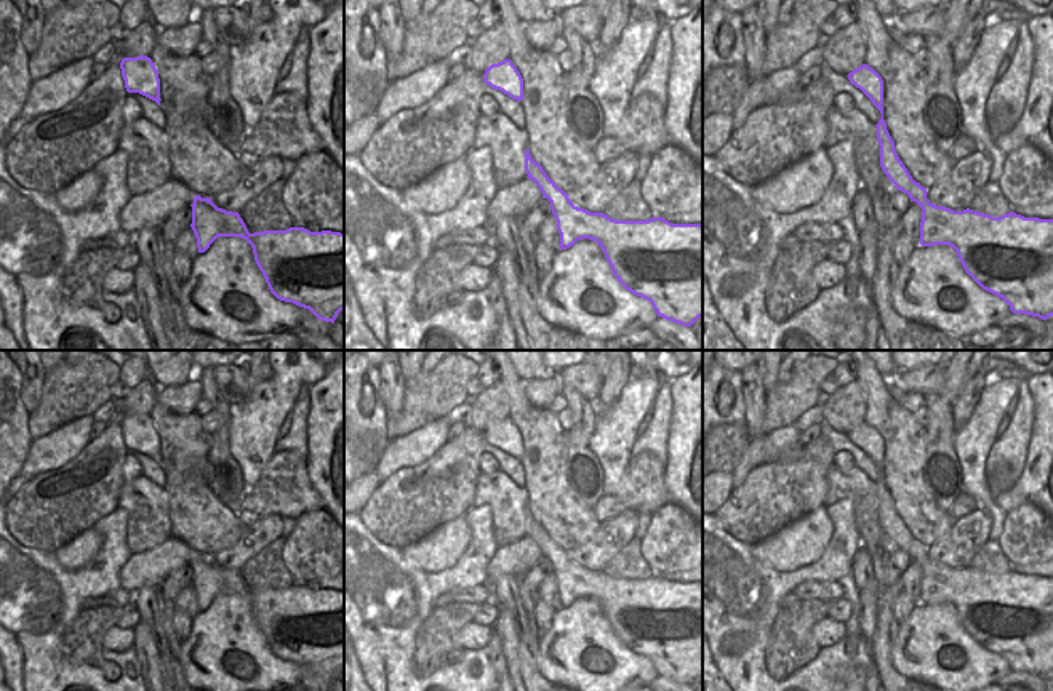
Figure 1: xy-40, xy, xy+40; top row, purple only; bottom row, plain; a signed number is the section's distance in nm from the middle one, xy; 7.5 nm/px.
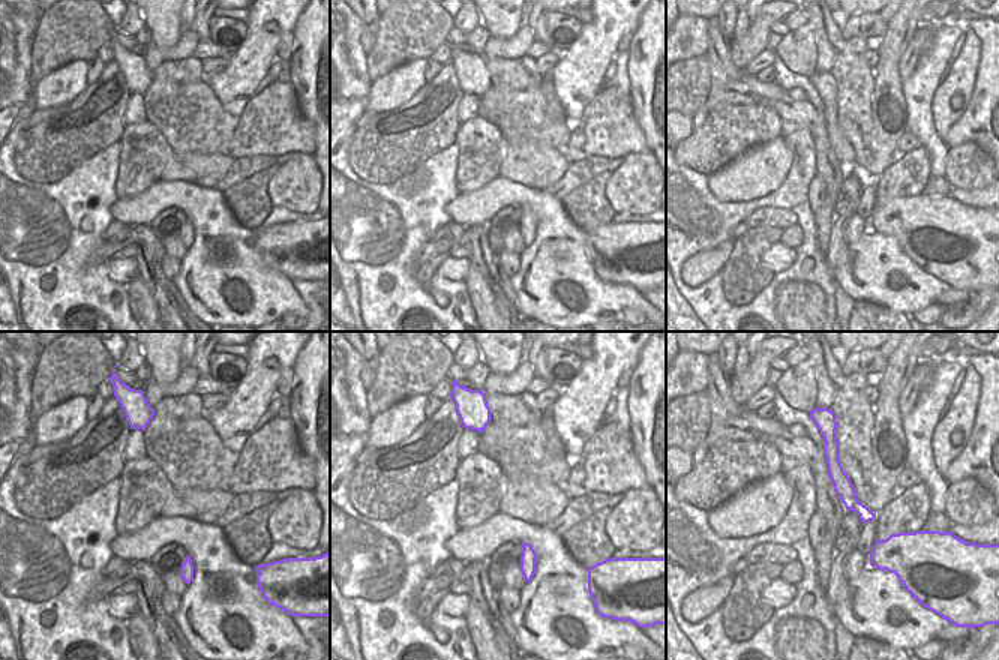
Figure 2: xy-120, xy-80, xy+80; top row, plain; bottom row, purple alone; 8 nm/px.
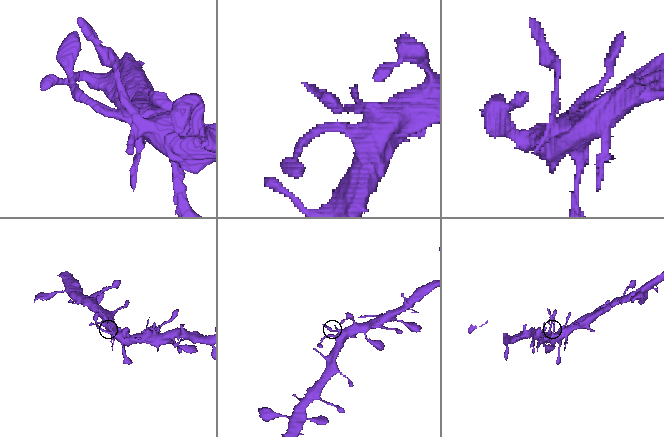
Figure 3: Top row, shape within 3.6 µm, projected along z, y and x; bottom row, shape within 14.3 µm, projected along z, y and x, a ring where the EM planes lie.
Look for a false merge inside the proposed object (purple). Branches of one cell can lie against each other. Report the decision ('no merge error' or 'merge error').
merge error

